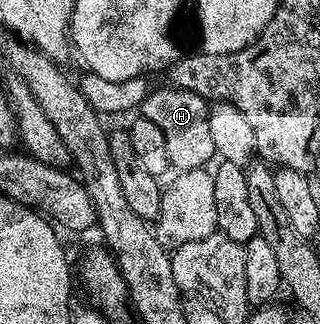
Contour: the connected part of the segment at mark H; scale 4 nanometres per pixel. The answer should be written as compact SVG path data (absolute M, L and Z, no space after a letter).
M173 85L165 86L155 86L146 94L146 100L140 108L141 118L152 121L163 131L168 161L175 172L206 167L209 159L215 158L212 133L208 130L210 107L207 100L201 99L188 89L180 89Z

